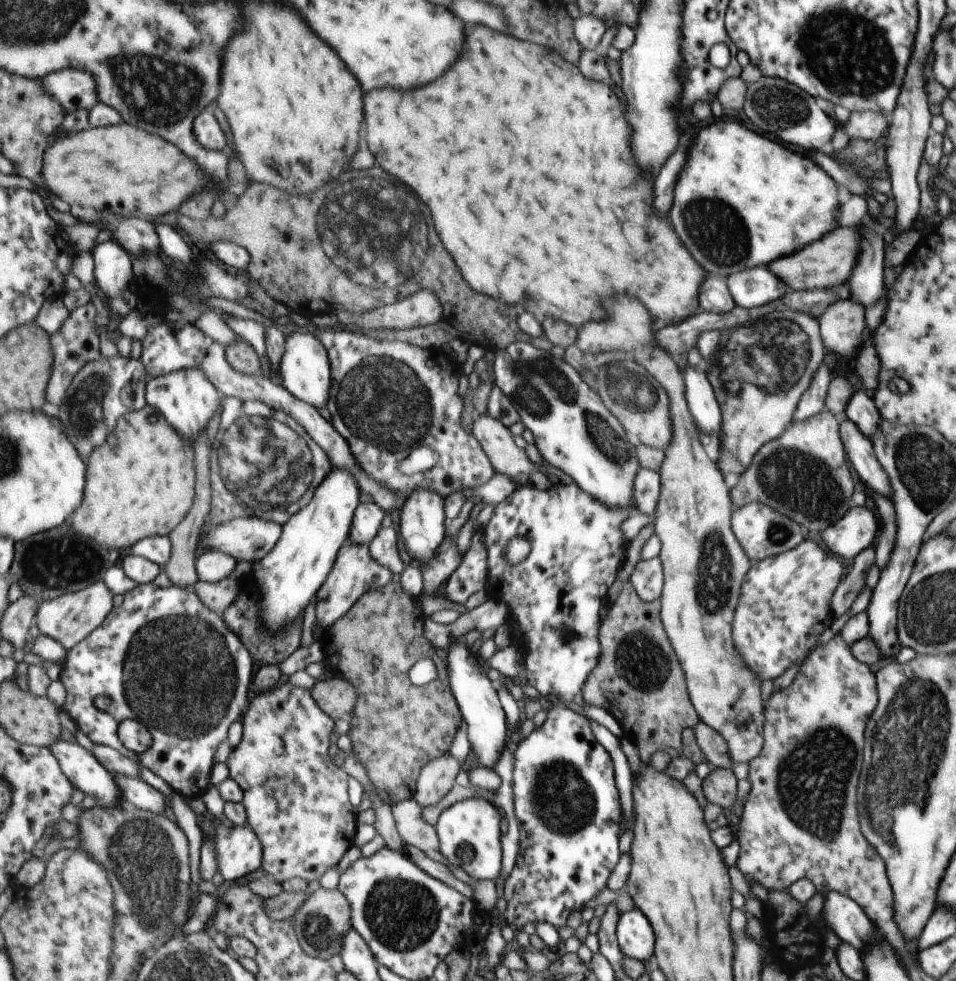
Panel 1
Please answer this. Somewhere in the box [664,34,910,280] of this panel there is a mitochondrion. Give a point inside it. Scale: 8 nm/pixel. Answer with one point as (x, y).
(724, 230)

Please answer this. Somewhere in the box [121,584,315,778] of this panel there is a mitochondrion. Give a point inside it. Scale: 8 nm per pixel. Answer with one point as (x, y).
(273, 757)

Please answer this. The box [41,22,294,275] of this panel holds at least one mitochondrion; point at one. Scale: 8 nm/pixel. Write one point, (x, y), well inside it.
(158, 92)

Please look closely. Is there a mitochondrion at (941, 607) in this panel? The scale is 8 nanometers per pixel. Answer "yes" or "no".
yes

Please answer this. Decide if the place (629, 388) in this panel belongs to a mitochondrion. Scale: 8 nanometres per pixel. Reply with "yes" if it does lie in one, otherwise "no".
yes

